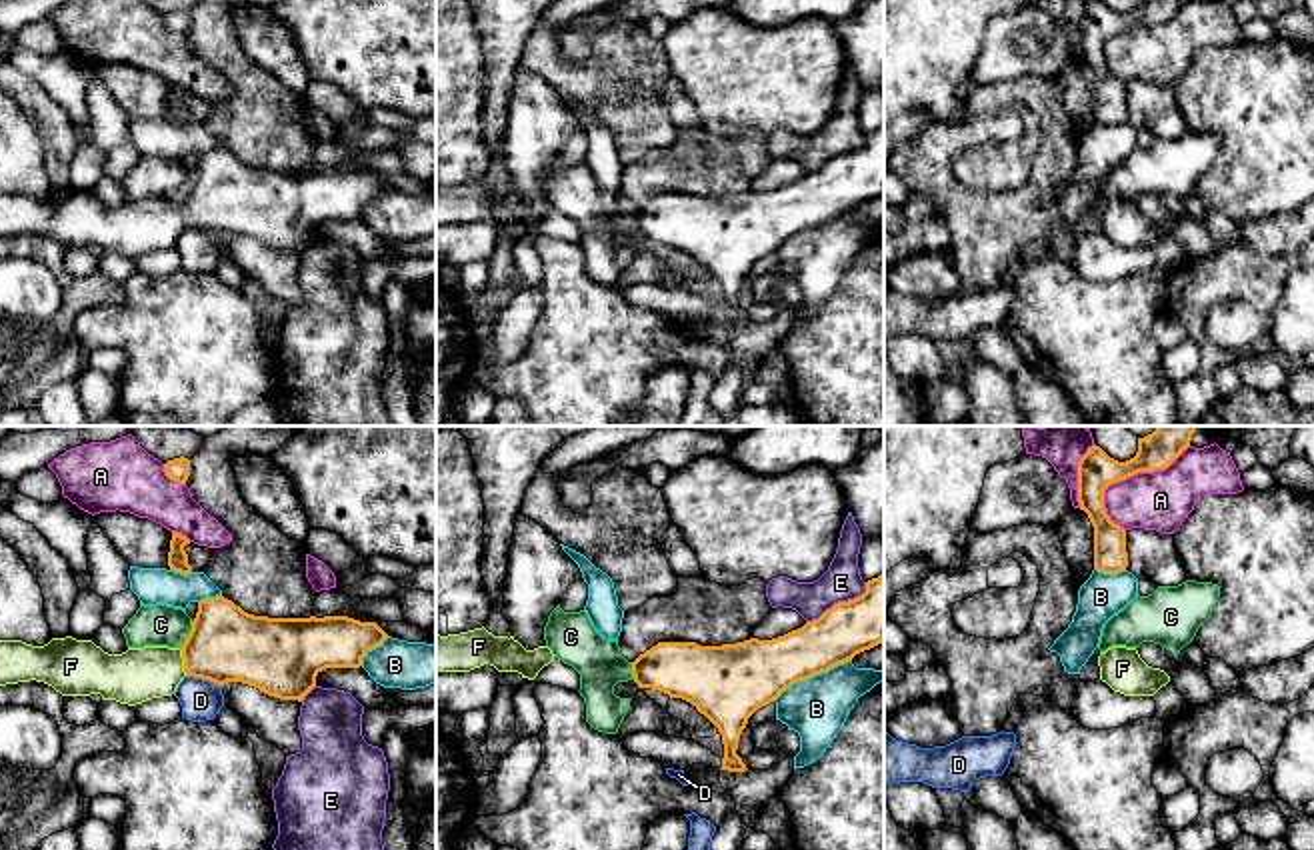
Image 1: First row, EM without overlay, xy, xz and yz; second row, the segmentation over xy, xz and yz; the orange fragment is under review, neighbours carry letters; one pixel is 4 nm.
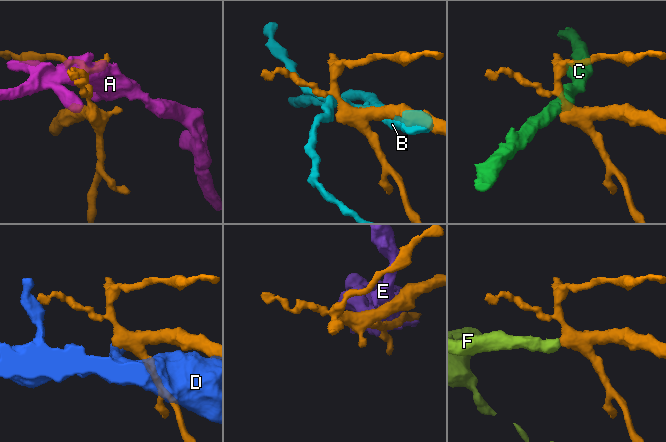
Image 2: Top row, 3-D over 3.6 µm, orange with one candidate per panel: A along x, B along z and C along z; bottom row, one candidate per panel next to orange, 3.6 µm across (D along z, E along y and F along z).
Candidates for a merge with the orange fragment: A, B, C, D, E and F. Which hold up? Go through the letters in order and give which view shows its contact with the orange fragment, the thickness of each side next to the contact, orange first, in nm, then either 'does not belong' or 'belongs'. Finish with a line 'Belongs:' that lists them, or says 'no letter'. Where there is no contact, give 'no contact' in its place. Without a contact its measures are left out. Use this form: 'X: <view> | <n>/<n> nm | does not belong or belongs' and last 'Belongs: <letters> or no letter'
A: yz | 160/240 nm | does not belong
B: xz | 280/240 nm | does not belong
C: xy | 300/170 nm | does not belong
D: xy | 300/170 nm | does not belong
E: xz | 220/160 nm | does not belong
F: xy | 300/220 nm | belongs
Belongs: F

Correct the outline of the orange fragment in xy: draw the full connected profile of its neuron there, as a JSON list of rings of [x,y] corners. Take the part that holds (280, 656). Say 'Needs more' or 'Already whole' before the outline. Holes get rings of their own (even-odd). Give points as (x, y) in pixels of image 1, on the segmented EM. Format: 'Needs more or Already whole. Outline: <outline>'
Needs more. Outline: [[[224,596],[198,602],[192,630],[180,648],[144,646],[108,654],[92,640],[52,638],[44,646],[22,640],[0,640],[0,686],[44,682],[62,696],[100,694],[102,700],[136,706],[152,698],[172,696],[184,676],[210,680],[218,686],[242,682],[260,692],[298,700],[316,686],[326,668],[360,668],[368,650],[382,646],[388,634],[376,622],[348,616],[268,618],[244,612]]]

